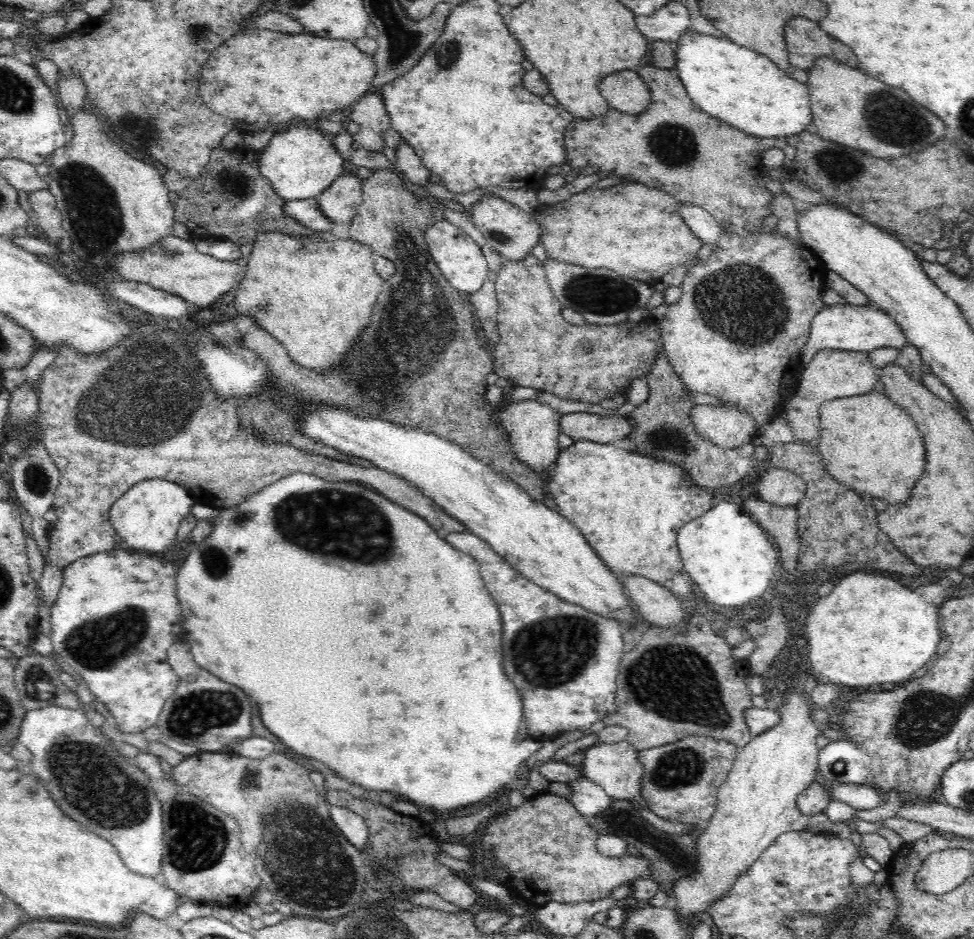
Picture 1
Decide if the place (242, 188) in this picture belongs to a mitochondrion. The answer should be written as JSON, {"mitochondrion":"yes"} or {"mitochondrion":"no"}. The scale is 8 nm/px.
{"mitochondrion":"yes"}

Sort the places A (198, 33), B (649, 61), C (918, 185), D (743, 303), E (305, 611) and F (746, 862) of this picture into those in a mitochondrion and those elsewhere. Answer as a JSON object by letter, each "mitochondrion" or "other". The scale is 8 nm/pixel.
{"A":"mitochondrion","B":"other","C":"other","D":"mitochondrion","E":"other","F":"other"}

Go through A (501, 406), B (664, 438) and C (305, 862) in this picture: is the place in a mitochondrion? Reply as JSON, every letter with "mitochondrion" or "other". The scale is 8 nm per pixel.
{"A":"other","B":"mitochondrion","C":"mitochondrion"}

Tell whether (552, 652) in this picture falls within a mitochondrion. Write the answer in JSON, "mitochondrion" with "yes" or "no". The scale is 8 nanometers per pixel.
{"mitochondrion":"yes"}

